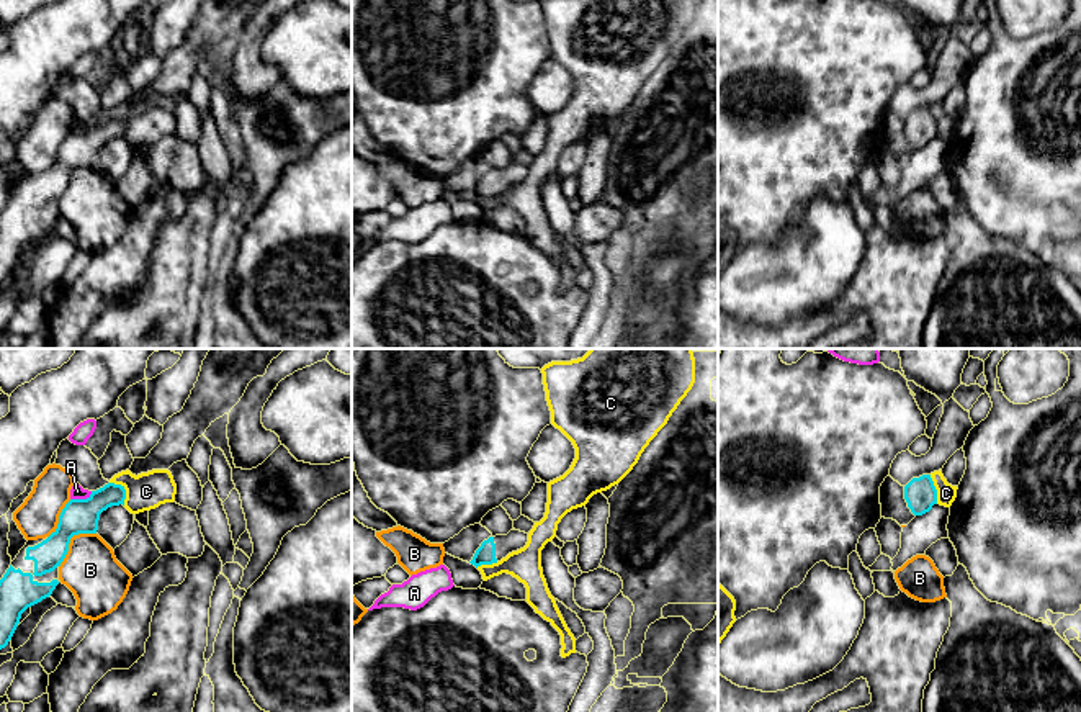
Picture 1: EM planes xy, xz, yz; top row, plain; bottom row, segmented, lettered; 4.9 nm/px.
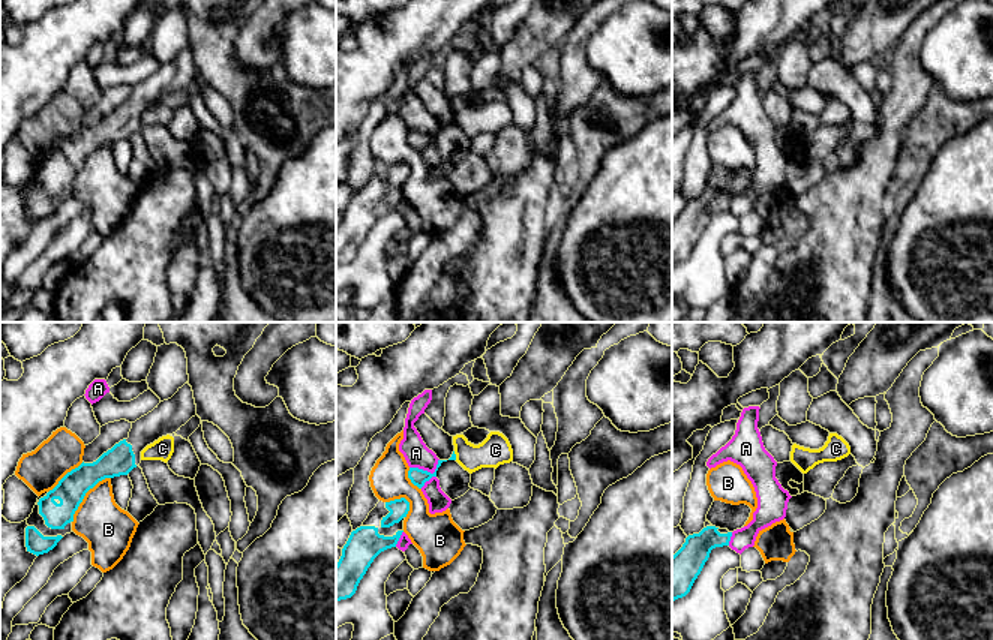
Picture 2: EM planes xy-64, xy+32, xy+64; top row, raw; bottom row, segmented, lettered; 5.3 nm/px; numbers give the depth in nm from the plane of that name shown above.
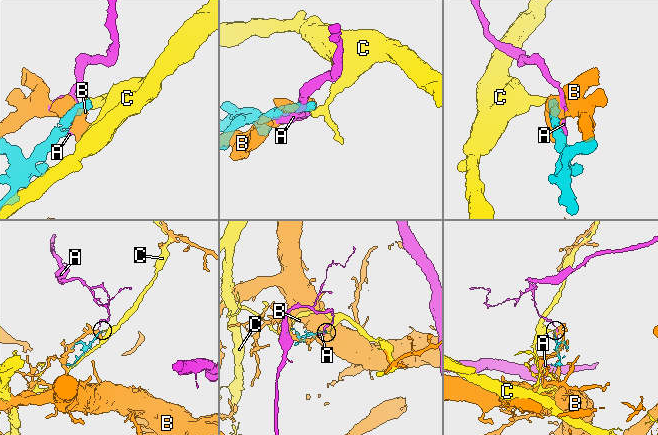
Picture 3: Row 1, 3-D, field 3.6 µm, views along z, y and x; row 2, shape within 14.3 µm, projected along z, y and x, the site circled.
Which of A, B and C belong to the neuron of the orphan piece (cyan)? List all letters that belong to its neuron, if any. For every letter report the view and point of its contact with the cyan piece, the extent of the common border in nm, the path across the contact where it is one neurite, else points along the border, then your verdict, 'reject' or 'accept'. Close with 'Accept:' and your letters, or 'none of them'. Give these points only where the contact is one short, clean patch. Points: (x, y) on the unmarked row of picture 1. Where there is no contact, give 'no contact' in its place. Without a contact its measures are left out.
A: meets cyan in xy at (80, 133); contact 120 nm long; reject
B: meets cyan in xy at (69, 174); contact 260 nm long; reject
C: meets cyan in xy at (125, 123); contact 140 nm long; border along xy (110, 115), (118, 117), (125, 123), (125, 138); reject
Accept: none of them

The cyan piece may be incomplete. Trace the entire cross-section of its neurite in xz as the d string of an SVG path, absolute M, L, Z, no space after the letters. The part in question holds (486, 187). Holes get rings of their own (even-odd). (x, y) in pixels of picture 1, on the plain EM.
M510 164L507 169L489 170L476 183L469 195L476 201L481 198L492 198L505 192L509 187L523 182L528 175L528 167L520 164Z

